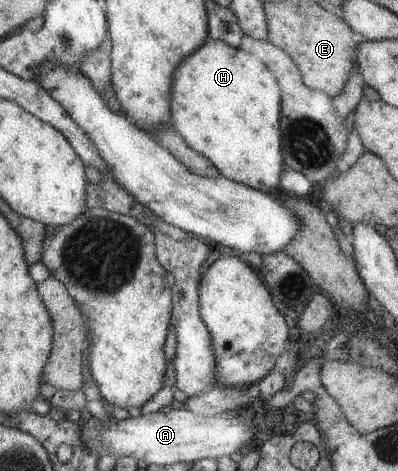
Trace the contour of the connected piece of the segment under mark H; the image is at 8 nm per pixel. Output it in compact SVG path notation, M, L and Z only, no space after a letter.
M209 36L172 72L170 124L177 134L225 178L267 194L279 189L279 175L285 168L280 152L279 107L280 92L273 73L256 56Z

